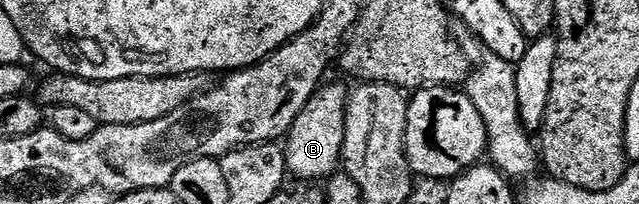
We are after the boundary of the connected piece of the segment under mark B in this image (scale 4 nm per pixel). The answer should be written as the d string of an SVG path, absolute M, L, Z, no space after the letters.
M334 82L323 84L315 90L314 95L304 104L300 116L292 124L290 133L284 139L286 169L298 178L319 178L325 180L339 169L342 161L342 144L346 126L347 87Z

